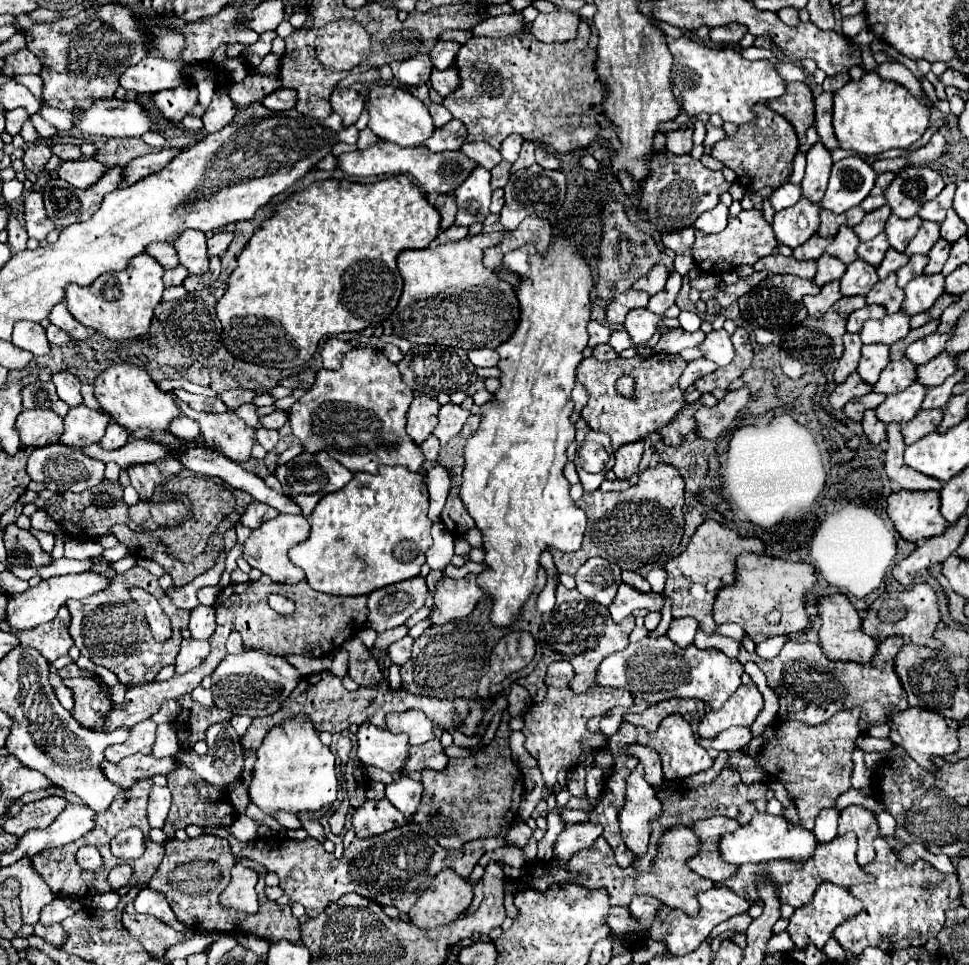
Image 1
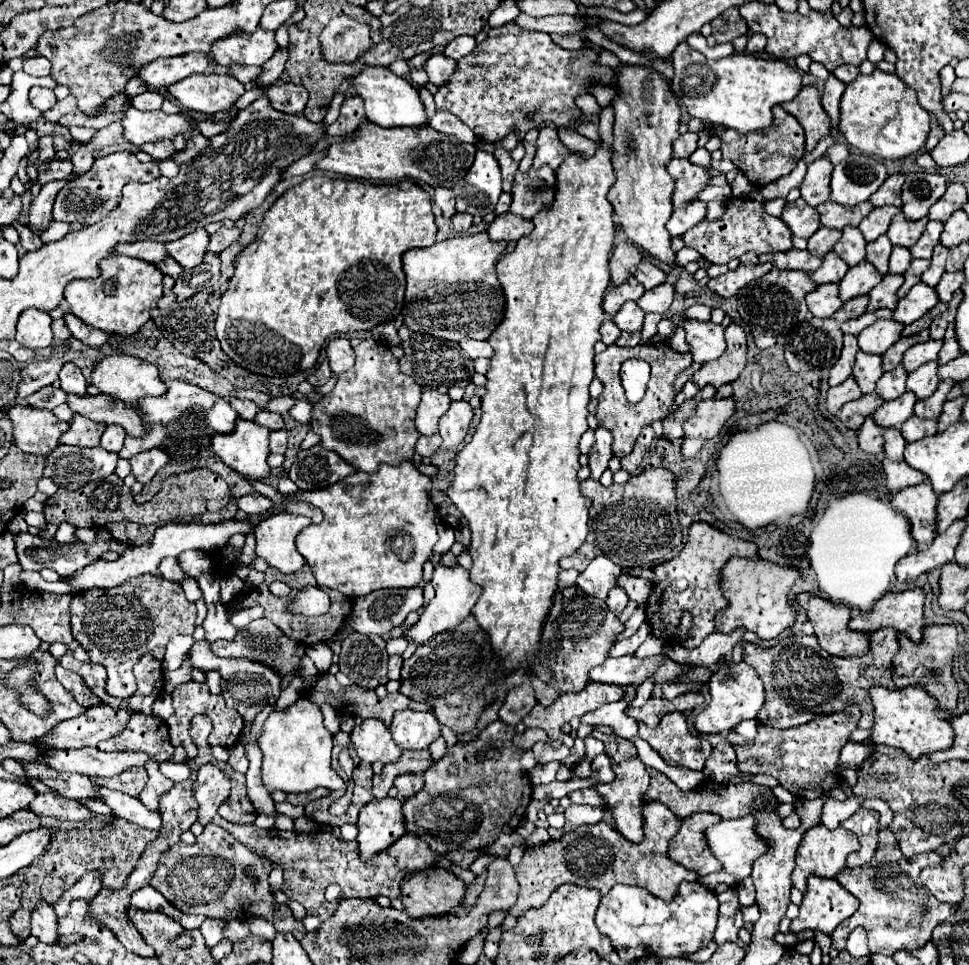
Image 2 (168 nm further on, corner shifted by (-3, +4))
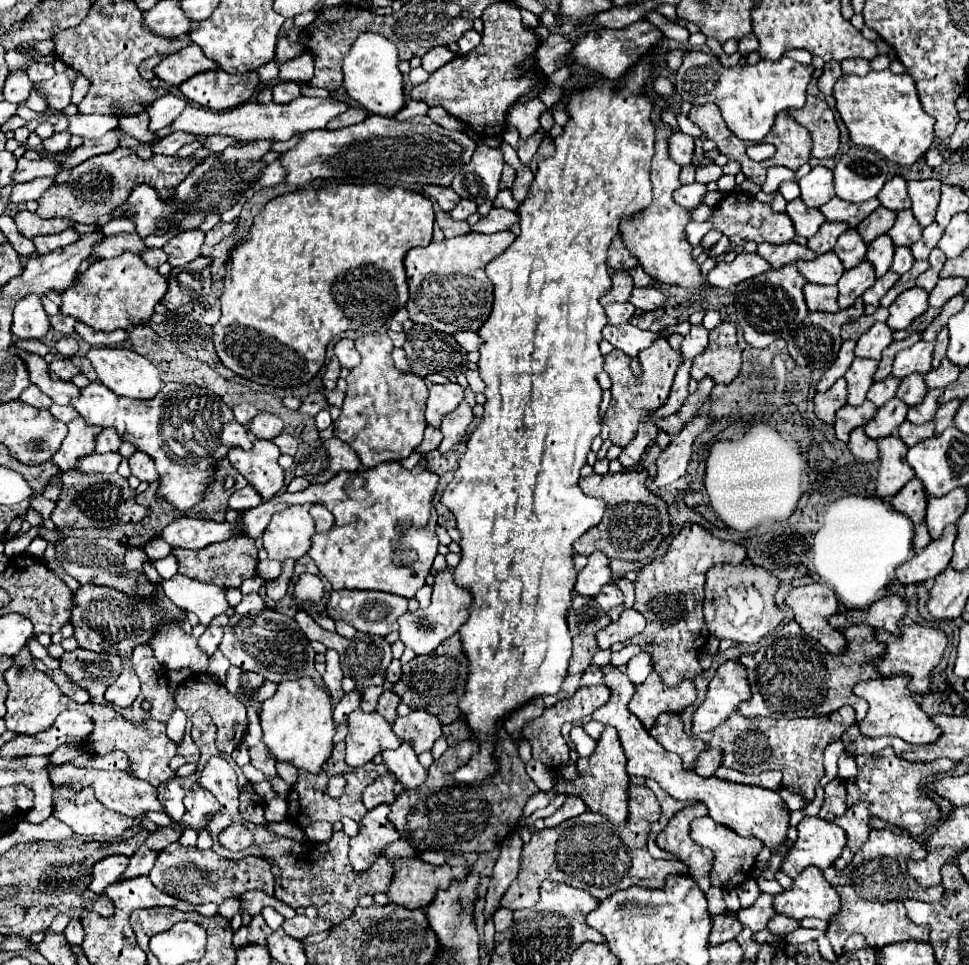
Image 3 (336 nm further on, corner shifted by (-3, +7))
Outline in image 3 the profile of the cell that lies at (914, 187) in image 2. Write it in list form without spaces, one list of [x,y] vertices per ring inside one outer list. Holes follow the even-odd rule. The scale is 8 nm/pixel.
[[[925,179],[925,181],[909,181],[907,183],[909,197],[913,201],[911,209],[913,209],[913,215],[921,227],[931,225],[931,221],[935,219],[935,211],[937,211],[937,203],[939,203],[939,187],[941,187],[939,179]]]

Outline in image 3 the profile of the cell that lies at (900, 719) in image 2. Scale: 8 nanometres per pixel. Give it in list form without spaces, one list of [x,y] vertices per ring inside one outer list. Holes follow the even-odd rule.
[[[881,677],[881,679],[871,679],[871,681],[861,681],[853,687],[855,695],[867,699],[869,711],[865,719],[859,723],[859,729],[865,737],[881,737],[881,735],[897,735],[903,741],[911,745],[925,745],[931,741],[937,741],[941,737],[941,729],[931,723],[931,717],[919,707],[915,701],[915,695],[907,689],[909,677]]]

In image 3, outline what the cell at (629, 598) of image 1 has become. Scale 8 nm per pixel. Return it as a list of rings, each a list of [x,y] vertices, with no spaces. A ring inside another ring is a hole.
[[[609,583],[609,585],[603,587],[603,591],[595,599],[601,605],[601,609],[611,611],[613,607],[617,607],[617,605],[621,605],[625,601],[625,595],[619,591],[619,587],[615,583]]]

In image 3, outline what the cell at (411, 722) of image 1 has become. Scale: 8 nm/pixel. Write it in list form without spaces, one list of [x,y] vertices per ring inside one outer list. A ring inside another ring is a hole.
[[[411,711],[407,717],[395,719],[393,731],[399,739],[411,741],[415,753],[419,755],[431,749],[433,743],[441,737],[441,723],[427,711]]]

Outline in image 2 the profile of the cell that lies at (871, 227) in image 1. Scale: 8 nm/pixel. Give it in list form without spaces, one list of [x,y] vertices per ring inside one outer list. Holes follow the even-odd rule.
[[[881,206],[881,208],[873,208],[871,216],[867,216],[863,220],[863,224],[859,224],[859,230],[863,232],[867,242],[877,240],[879,236],[883,236],[889,230],[889,224],[893,220],[893,216],[899,214],[899,208],[895,206]]]

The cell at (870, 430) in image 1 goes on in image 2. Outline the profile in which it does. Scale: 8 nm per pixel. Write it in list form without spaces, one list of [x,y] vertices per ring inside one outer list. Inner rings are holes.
[[[869,416],[863,426],[857,430],[857,442],[859,448],[867,454],[879,454],[883,450],[883,436],[881,436],[881,428],[873,422],[873,418]]]

